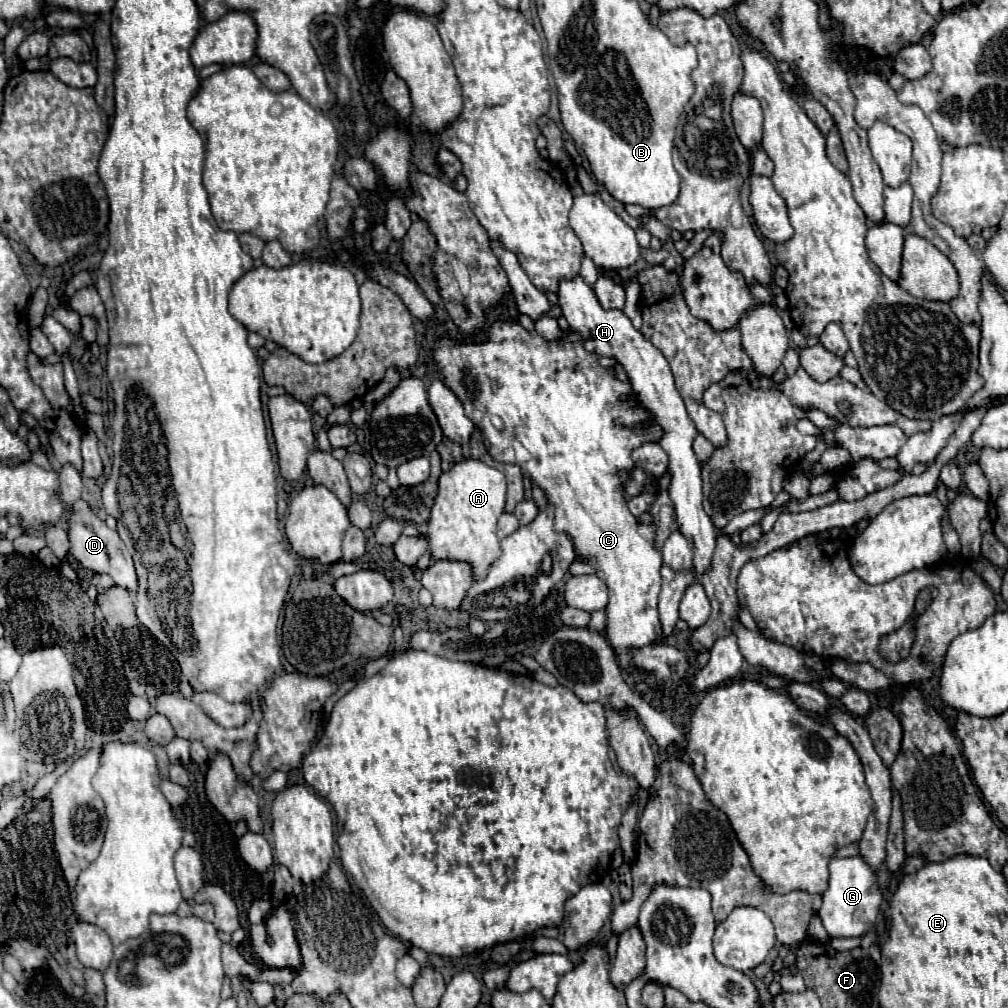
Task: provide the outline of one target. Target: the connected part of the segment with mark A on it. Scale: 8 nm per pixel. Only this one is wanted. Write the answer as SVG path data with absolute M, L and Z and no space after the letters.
M476 459L454 463L450 471L442 473L438 481L438 497L428 519L428 541L432 557L470 563L474 579L484 579L490 563L494 563L494 559L500 555L496 521L504 513L504 501L506 479L498 469Z

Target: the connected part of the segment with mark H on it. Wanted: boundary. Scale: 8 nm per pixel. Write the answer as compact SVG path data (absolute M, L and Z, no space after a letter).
M574 277L570 281L562 279L560 289L558 289L558 299L562 313L570 325L570 331L574 331L578 337L582 337L586 351L598 355L598 357L612 357L616 363L620 363L630 379L632 391L638 397L640 405L646 407L652 415L654 421L662 427L662 437L660 437L660 447L668 453L668 471L670 471L670 487L668 495L674 501L676 509L676 523L678 531L690 539L690 547L694 553L694 571L702 575L710 561L712 553L716 547L716 527L712 525L710 517L706 515L702 507L702 479L700 479L700 463L694 455L692 443L694 437L698 435L692 419L686 413L686 405L680 397L680 393L674 387L674 377L668 367L668 361L664 355L632 325L632 321L624 315L624 311L610 309L604 311L594 295L594 291L582 281L582 277Z

